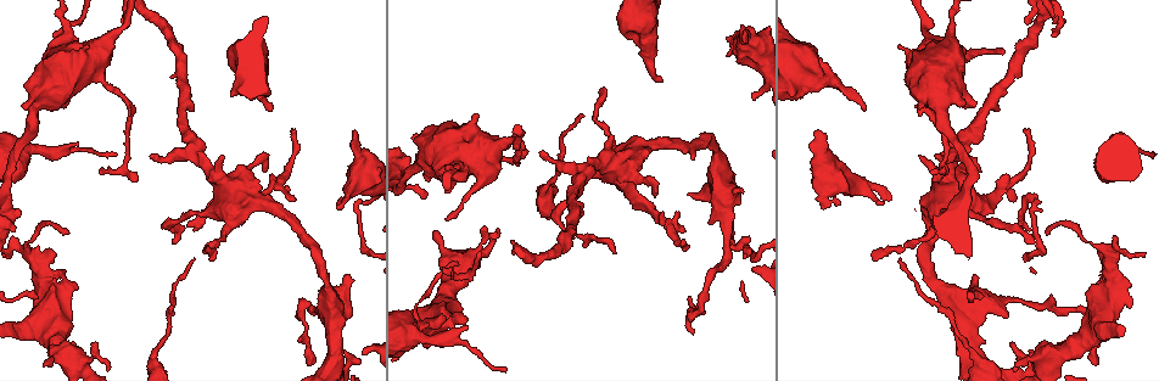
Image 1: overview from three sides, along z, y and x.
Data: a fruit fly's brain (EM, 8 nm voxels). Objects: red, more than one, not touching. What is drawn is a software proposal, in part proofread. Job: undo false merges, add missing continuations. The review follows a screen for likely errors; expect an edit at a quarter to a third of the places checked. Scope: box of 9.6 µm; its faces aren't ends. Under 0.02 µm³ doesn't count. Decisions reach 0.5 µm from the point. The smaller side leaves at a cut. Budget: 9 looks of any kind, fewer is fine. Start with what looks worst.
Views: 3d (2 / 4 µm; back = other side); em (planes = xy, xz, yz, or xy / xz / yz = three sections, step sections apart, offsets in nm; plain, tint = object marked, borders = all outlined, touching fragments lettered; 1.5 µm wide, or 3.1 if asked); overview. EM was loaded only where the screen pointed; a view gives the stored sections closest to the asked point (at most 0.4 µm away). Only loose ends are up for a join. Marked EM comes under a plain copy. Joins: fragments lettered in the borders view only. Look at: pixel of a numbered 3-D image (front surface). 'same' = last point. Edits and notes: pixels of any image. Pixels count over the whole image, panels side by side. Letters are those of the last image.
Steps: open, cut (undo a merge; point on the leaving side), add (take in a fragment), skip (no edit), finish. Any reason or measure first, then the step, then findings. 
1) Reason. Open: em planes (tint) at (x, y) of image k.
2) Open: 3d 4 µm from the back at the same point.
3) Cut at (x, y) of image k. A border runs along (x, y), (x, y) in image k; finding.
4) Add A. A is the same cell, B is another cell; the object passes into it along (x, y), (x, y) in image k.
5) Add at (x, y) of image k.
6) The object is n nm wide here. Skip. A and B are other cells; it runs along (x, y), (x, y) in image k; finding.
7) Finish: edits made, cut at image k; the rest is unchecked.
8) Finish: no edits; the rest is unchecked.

Free end. Open: 3d 4 µm at (1034, 195) of image 1.

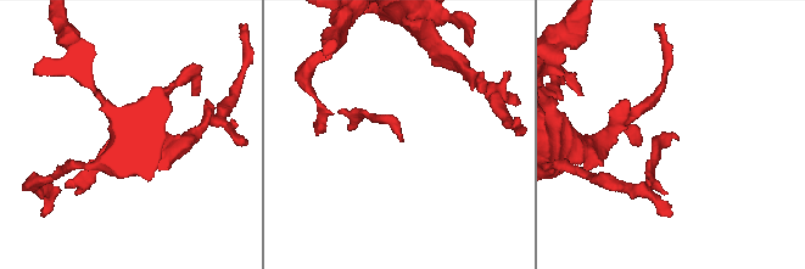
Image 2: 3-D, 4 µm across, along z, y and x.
Now the EM. Open: em planes (borders) at (401, 138) of image 2.

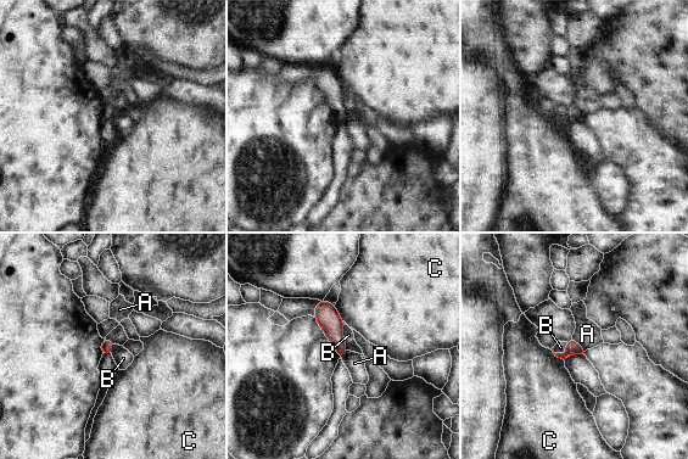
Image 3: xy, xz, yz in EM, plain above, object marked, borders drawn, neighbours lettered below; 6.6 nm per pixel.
The object is 90 nm wide here. Skip. A, B and C are other cells; a border runs along (571, 337), (586, 350) in image 3; no lettered fragment goes on from it.

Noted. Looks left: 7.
Stops while still wide. Open: 3d 4 µm at (973, 106) of image 1.

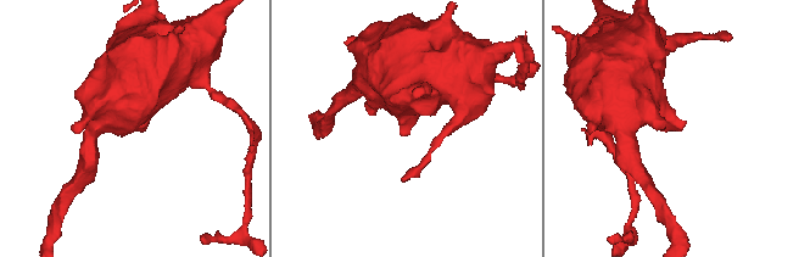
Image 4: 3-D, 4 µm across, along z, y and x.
Need the tissue. Open: em xz step 8 (borders) at (685, 125) of image 4.

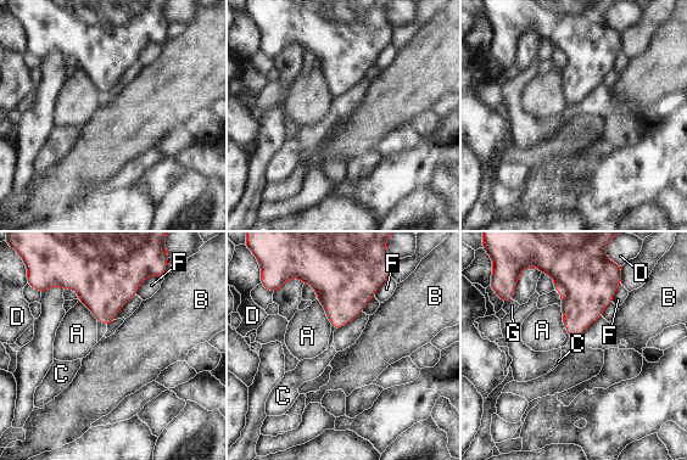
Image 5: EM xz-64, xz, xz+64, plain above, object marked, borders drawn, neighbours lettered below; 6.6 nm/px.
Another direction. Open: em yz step 8 (borders) at the same point.

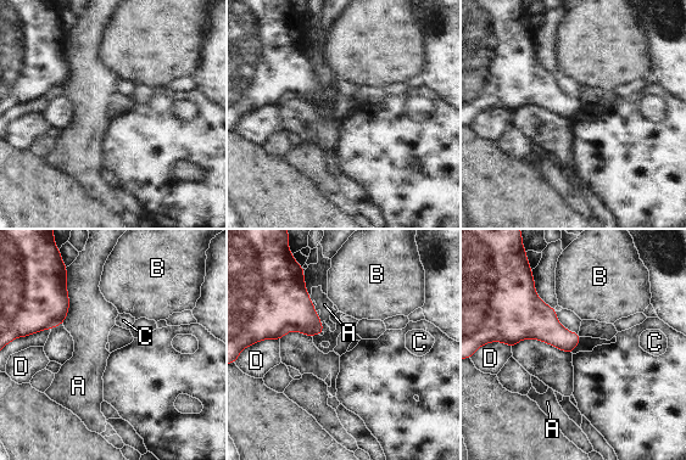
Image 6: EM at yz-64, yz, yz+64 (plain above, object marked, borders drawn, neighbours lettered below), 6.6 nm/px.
Skip. A, B, C and D are other cells; a border runs along (67, 278), (68, 313), (62, 324) in image 6; none of them fits.

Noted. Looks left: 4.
Abrupt turn. Open: em planes (tint) at (692, 314) of image 1.

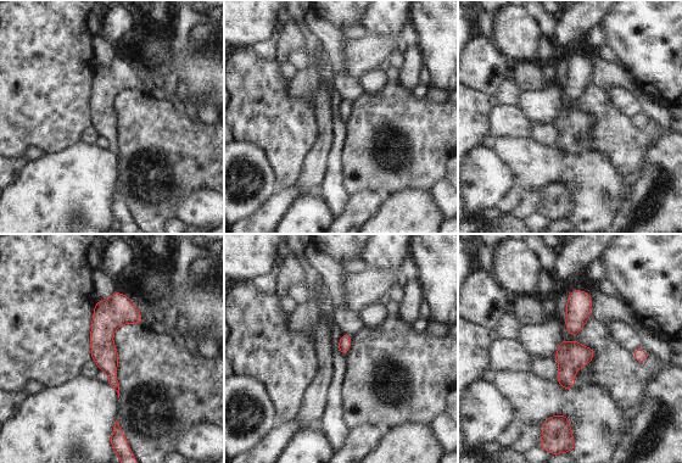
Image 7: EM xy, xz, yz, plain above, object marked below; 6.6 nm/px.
Open: em planes (borders) at the same point.

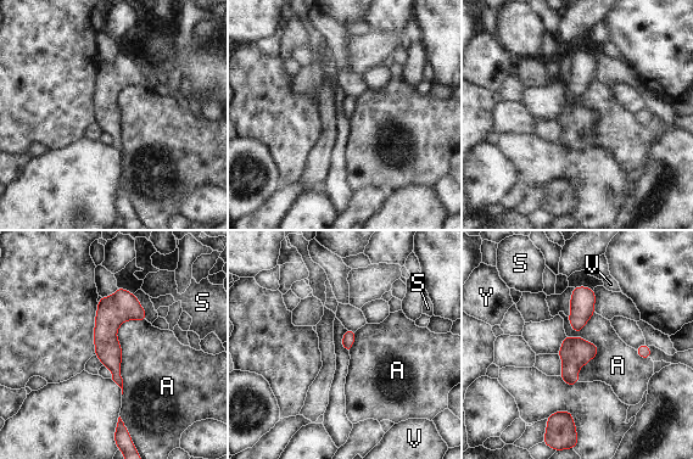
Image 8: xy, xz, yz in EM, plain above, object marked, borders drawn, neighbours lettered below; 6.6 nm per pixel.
Skip. A, S, V and Y are other cells; it runs along (119, 290), (109, 317), (119, 381) in image 8; all the same cell.

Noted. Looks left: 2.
Finish: no edits; the rest is unchecked.

